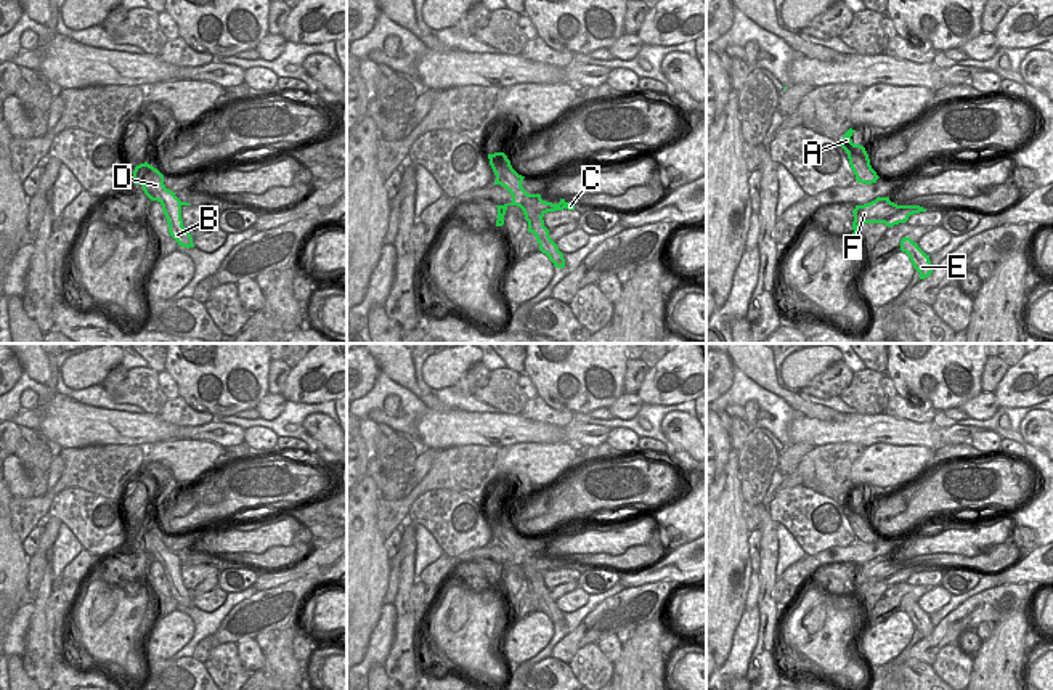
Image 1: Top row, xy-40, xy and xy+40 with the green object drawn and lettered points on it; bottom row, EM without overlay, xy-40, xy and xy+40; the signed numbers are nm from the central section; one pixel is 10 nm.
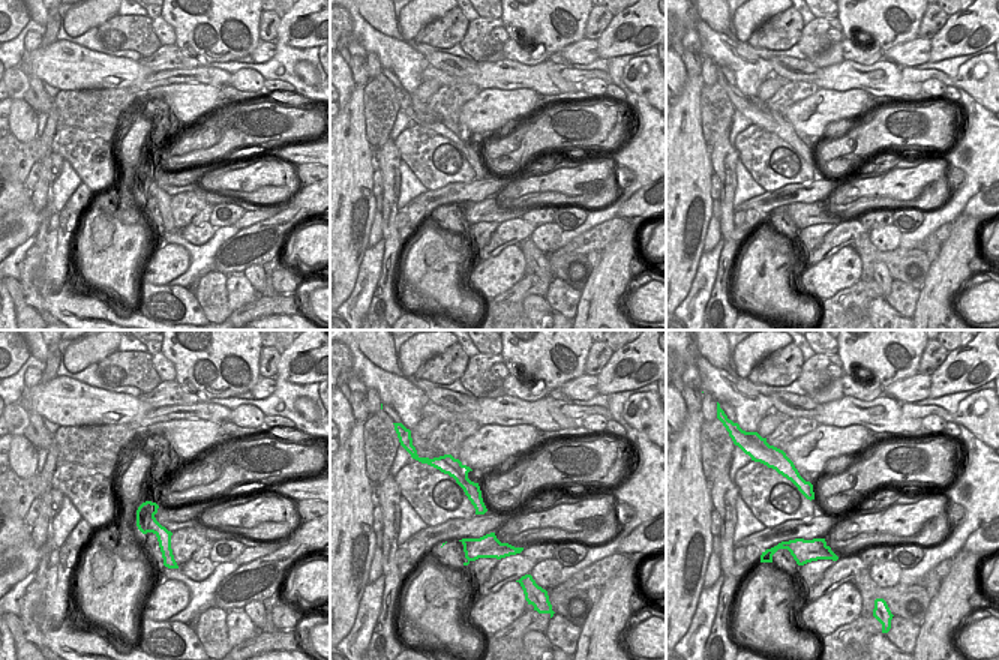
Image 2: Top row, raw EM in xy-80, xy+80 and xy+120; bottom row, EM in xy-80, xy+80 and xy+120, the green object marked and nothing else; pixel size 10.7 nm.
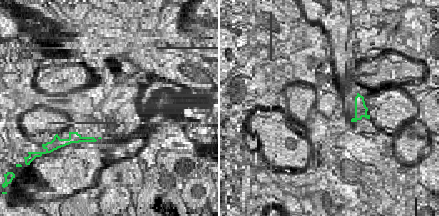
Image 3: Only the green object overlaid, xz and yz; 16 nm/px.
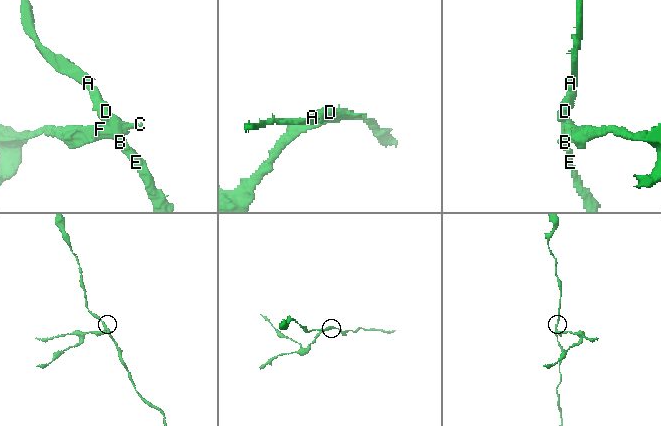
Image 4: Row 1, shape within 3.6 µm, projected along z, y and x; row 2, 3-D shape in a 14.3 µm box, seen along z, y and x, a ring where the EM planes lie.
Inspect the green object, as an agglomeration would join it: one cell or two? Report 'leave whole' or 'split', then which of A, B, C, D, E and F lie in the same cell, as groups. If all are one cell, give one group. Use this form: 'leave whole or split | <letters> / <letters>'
split | A B D E / C F

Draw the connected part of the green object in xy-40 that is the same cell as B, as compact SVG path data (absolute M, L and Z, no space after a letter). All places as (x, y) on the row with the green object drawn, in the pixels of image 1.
M144 162L135 167L133 183L141 185L144 194L151 201L157 201L162 205L169 223L169 233L178 242L178 246L186 249L194 247L189 231L183 226L181 201L175 196L173 191L165 188L164 175Z

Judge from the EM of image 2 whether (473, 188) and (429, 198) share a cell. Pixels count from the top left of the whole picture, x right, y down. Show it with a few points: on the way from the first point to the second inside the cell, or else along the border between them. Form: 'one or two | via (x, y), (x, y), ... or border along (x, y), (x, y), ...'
one | via (462, 192), (440, 198)

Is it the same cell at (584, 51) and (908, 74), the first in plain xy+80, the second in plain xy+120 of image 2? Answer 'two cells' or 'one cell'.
two cells

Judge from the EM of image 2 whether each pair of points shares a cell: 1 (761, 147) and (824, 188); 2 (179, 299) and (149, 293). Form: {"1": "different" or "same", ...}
{"1": "different", "2": "same"}

